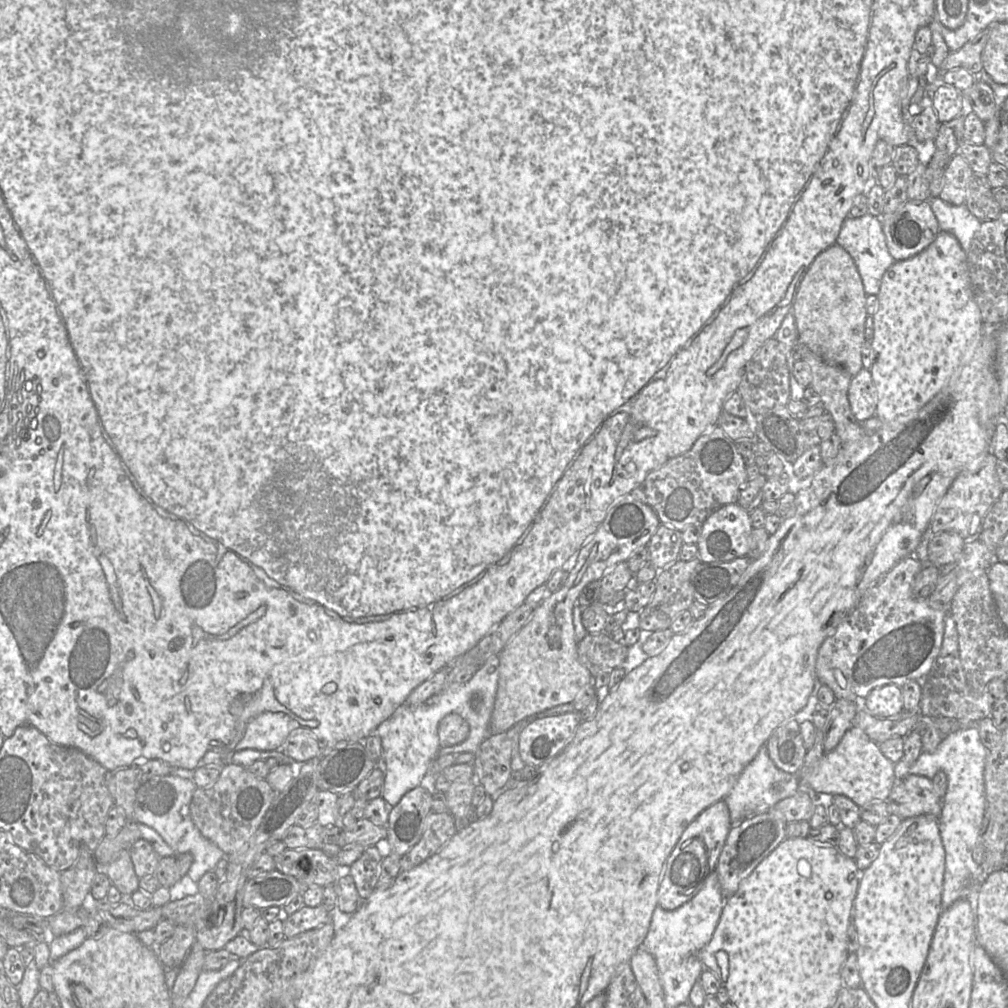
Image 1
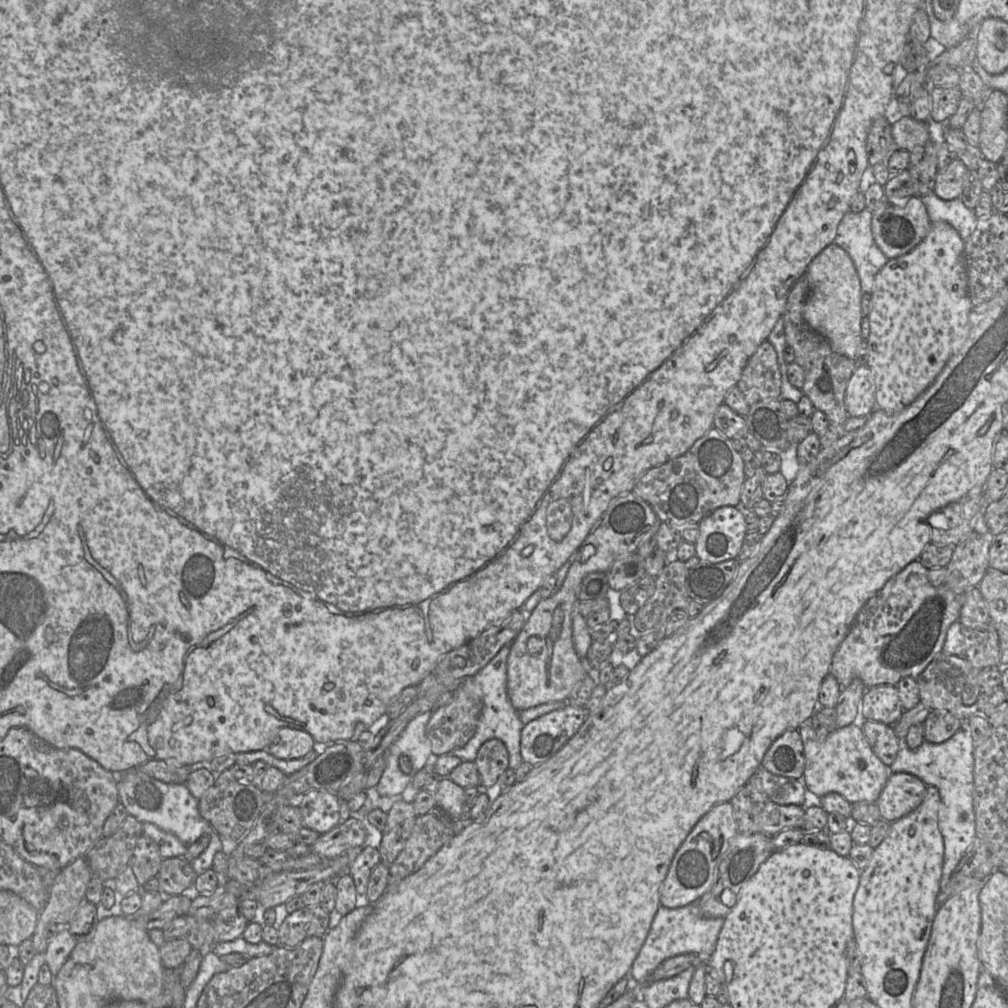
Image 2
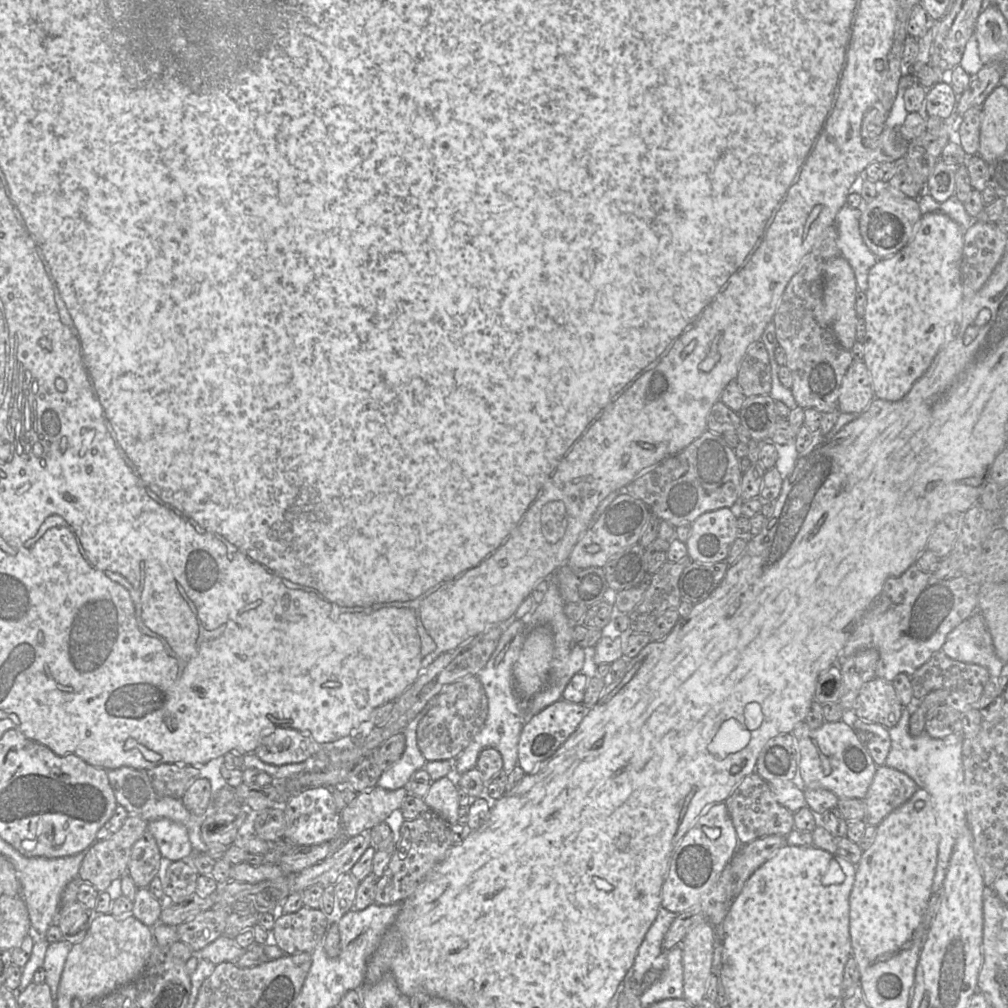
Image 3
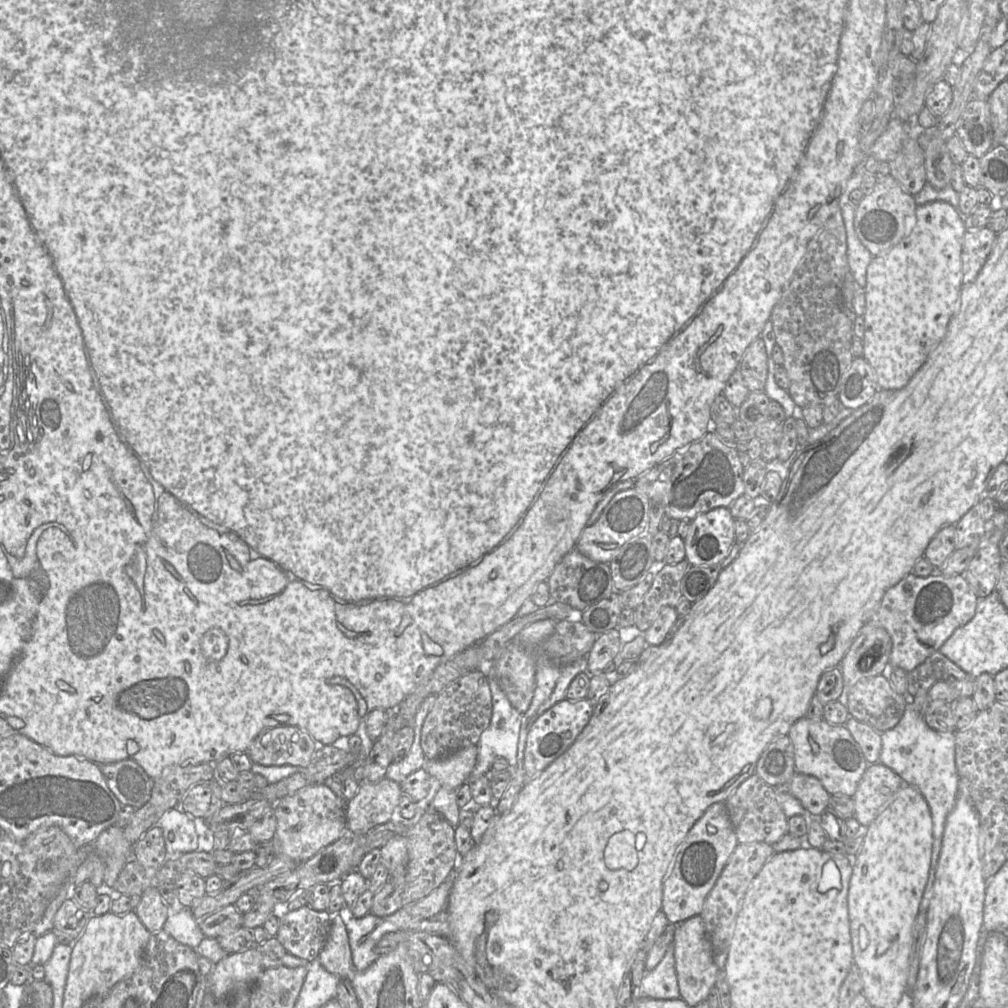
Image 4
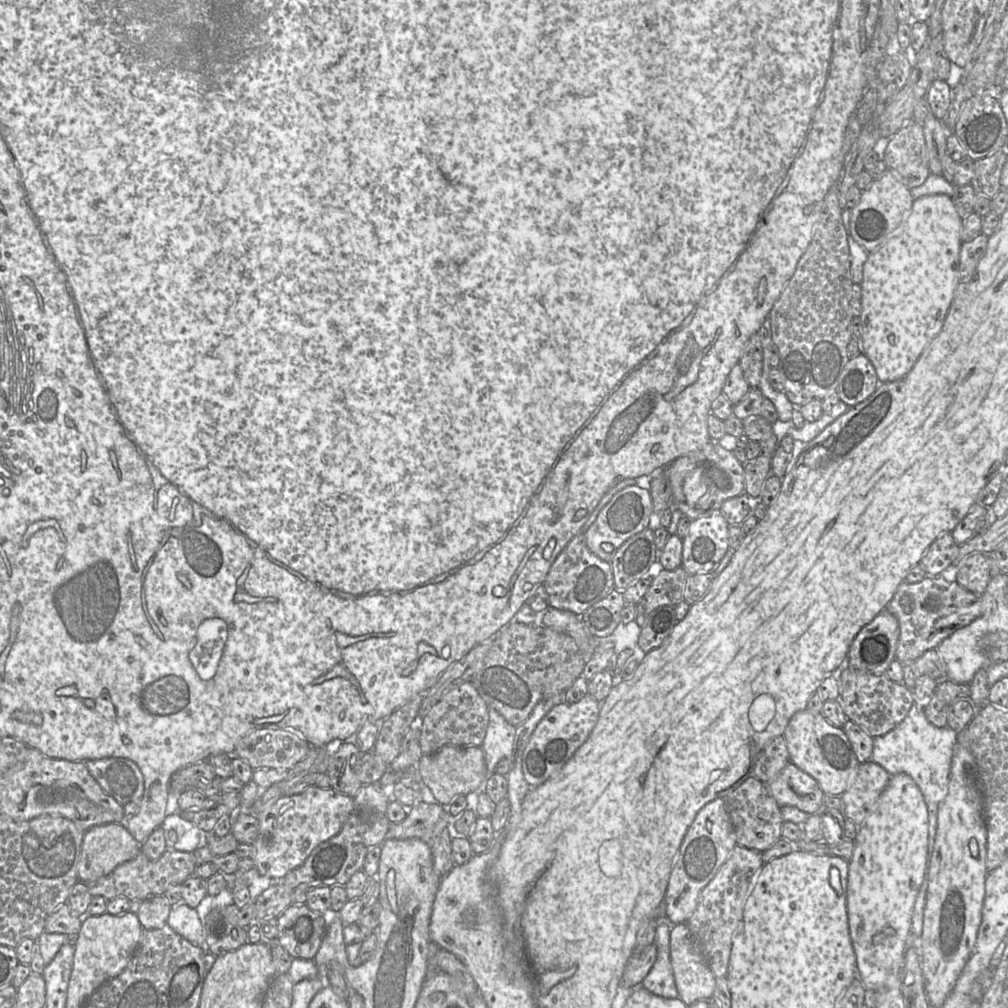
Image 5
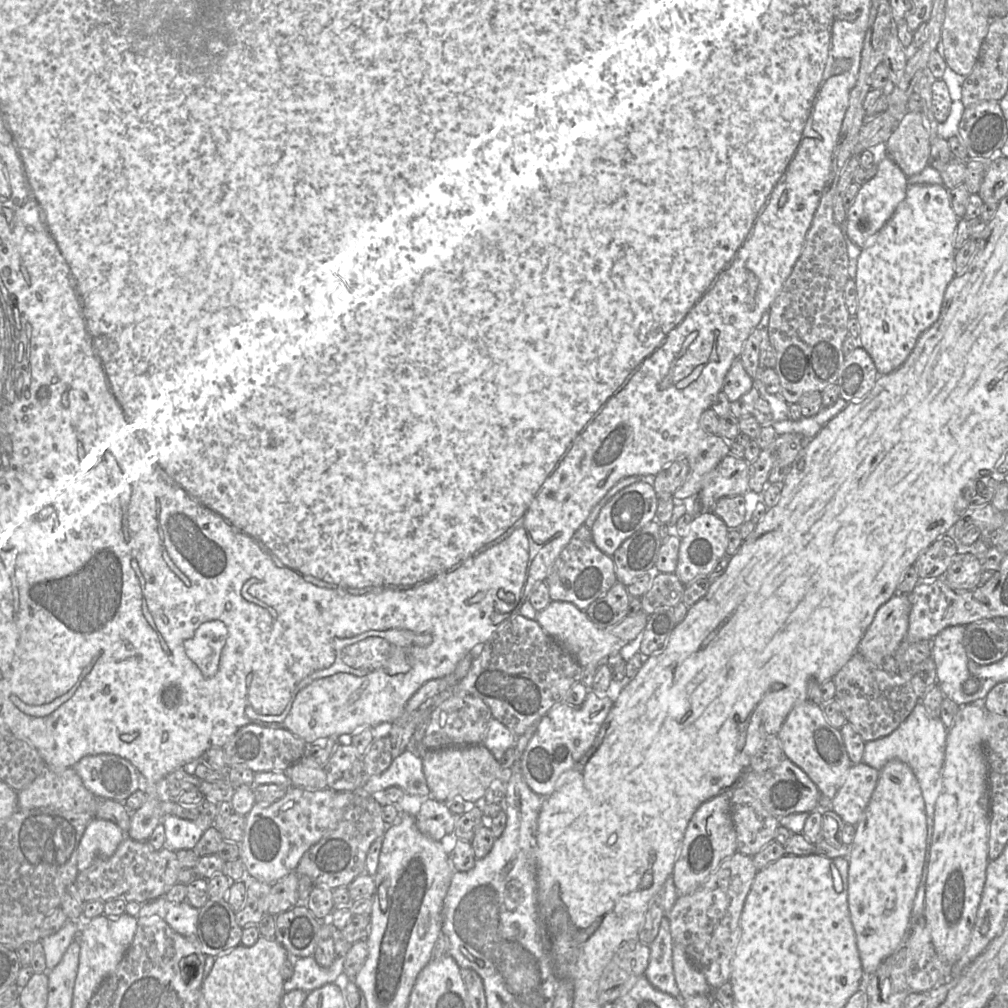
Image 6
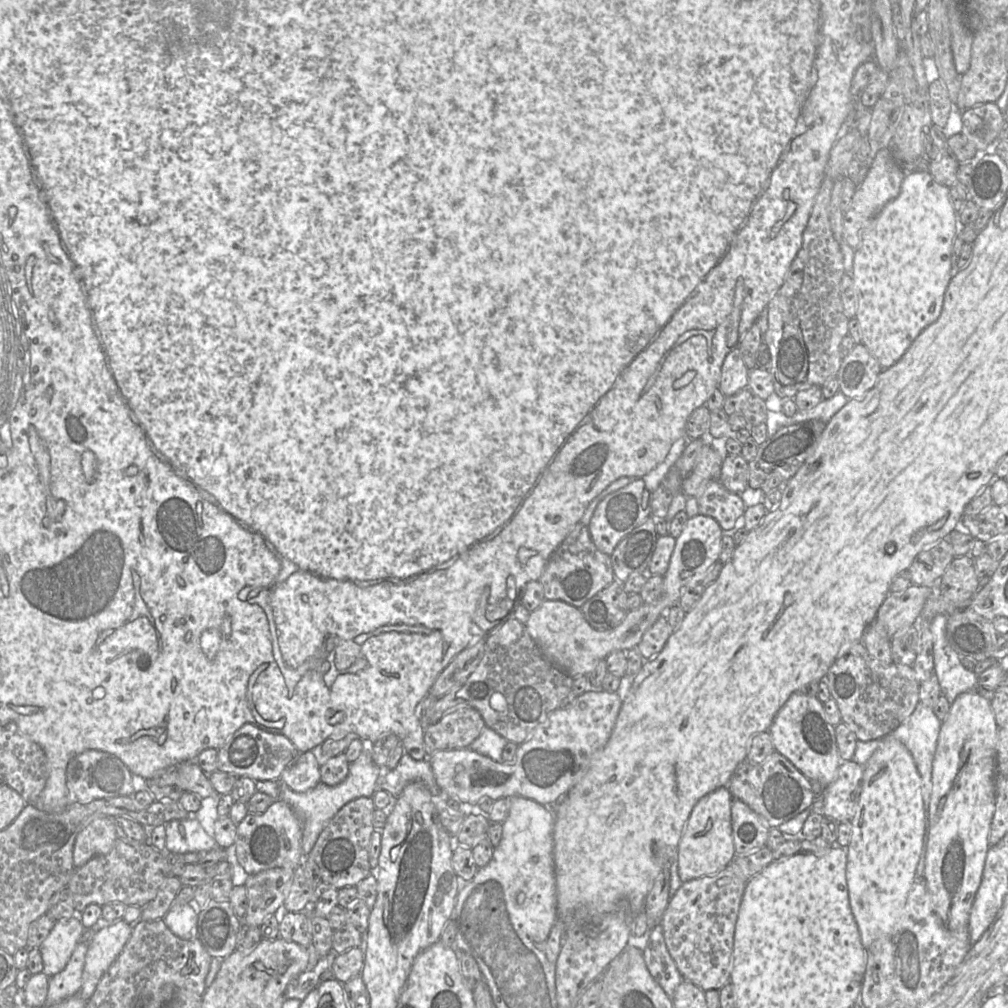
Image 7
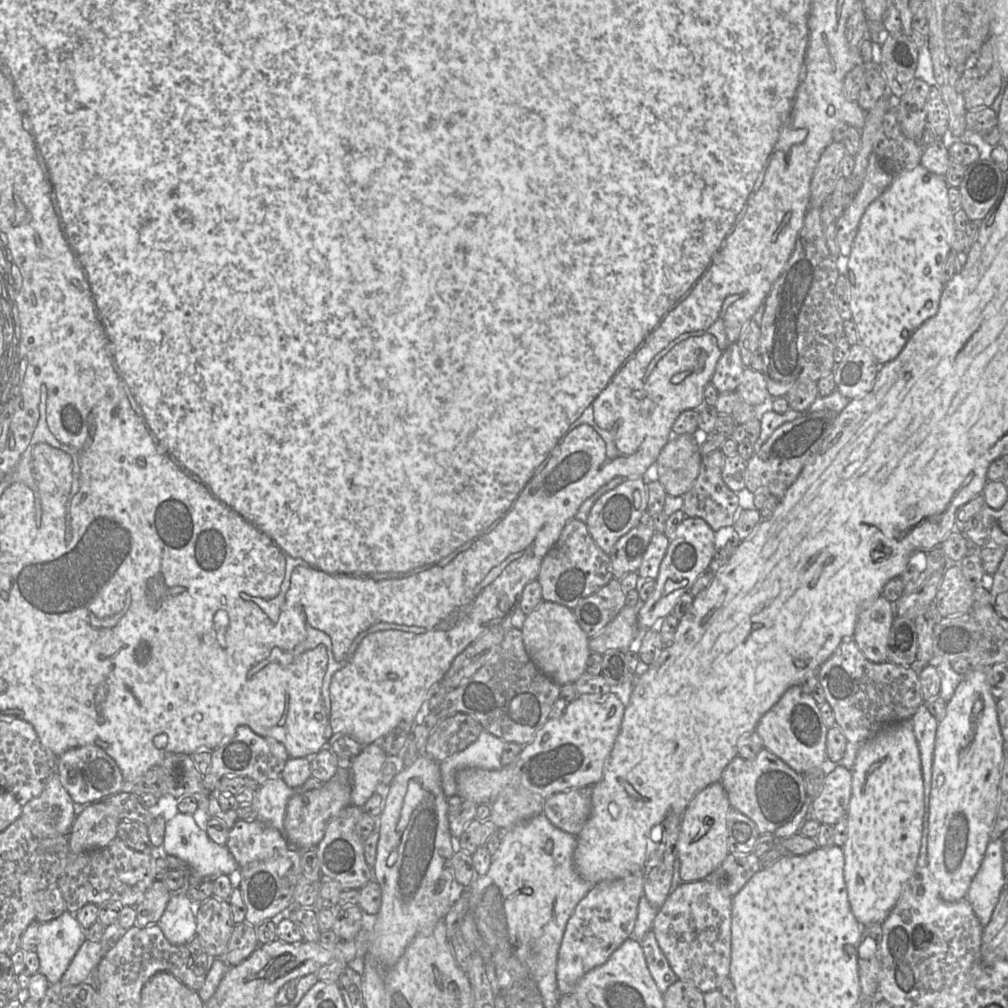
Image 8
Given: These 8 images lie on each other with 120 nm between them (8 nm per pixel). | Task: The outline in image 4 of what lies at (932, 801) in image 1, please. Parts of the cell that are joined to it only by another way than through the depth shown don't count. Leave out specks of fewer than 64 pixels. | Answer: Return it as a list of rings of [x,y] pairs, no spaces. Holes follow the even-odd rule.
[[[880,762],[869,764],[852,796],[854,817],[862,827],[868,828],[904,785],[907,784],[889,767]]]

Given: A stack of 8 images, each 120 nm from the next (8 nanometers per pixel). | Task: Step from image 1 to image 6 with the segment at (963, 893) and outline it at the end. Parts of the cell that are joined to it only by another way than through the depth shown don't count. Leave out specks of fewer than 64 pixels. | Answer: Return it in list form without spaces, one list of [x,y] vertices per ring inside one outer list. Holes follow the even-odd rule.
[[[918,702],[909,716],[889,735],[876,740],[865,742],[862,762],[880,771],[887,762],[898,759],[908,764],[913,770],[925,802],[926,823],[927,823],[927,847],[925,861],[922,869],[922,877],[914,898],[912,908],[912,922],[924,918],[925,910],[925,889],[928,875],[930,849],[934,828],[935,803],[942,790],[942,769],[945,759],[945,748],[948,728],[940,717],[931,717],[924,705]]]

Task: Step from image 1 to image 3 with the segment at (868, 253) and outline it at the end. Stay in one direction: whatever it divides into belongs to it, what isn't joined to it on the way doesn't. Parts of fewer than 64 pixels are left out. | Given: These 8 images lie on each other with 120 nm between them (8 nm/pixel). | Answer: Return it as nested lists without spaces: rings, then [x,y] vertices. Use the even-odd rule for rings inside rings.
[[[843,205],[836,215],[838,238],[837,247],[851,265],[857,282],[858,290],[868,289],[868,274],[876,264],[878,258],[871,252],[864,242],[860,232],[861,209]]]

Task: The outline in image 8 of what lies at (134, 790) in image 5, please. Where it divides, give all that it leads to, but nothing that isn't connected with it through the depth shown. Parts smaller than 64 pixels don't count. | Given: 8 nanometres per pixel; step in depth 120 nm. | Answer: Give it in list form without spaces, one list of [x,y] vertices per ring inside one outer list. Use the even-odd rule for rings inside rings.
[[[86,745],[67,750],[58,757],[56,772],[62,786],[79,806],[101,801],[127,788],[116,762],[98,746]]]

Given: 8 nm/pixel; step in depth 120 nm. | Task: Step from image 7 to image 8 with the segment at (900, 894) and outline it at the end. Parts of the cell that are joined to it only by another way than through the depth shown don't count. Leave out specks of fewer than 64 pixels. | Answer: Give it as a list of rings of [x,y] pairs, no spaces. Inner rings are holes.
[[[900,721],[885,727],[862,743],[852,769],[852,793],[847,812],[848,835],[842,849],[848,900],[861,926],[882,923],[899,900],[917,866],[923,816],[924,786],[919,747],[911,721]]]

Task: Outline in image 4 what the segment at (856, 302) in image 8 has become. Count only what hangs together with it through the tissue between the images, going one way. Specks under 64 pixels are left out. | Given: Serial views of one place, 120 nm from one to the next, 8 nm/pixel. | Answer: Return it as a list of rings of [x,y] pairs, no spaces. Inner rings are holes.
[[[933,201],[918,205],[916,218],[911,233],[884,254],[875,256],[867,267],[863,357],[873,368],[879,389],[904,388],[925,364],[932,350],[946,335],[963,286],[961,253],[967,230],[964,216],[947,202]]]

